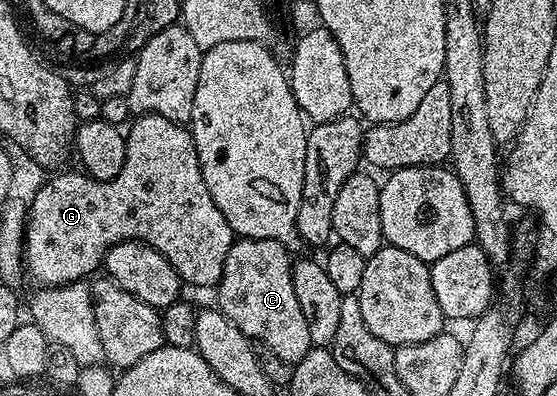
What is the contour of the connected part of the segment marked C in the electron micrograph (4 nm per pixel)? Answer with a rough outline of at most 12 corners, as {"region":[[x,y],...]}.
{"region":[[235,238],[216,307],[296,364],[310,351],[292,255]]}

